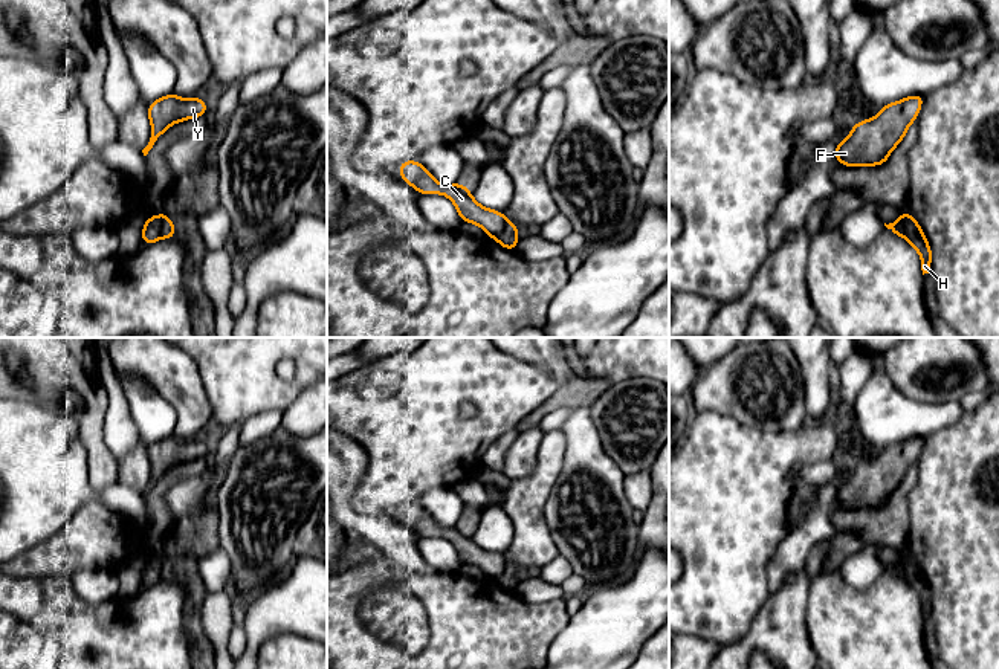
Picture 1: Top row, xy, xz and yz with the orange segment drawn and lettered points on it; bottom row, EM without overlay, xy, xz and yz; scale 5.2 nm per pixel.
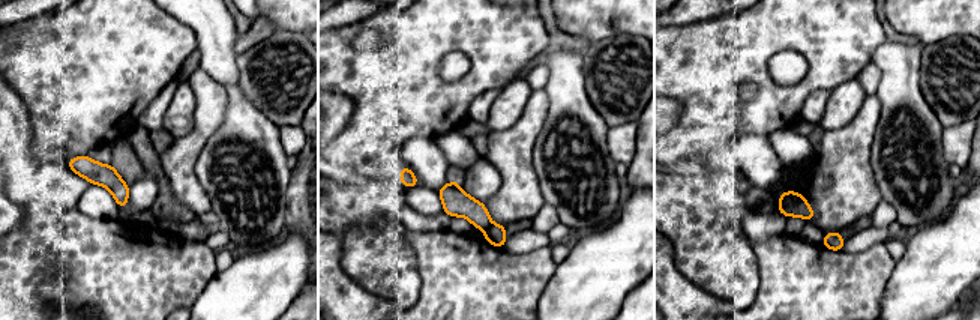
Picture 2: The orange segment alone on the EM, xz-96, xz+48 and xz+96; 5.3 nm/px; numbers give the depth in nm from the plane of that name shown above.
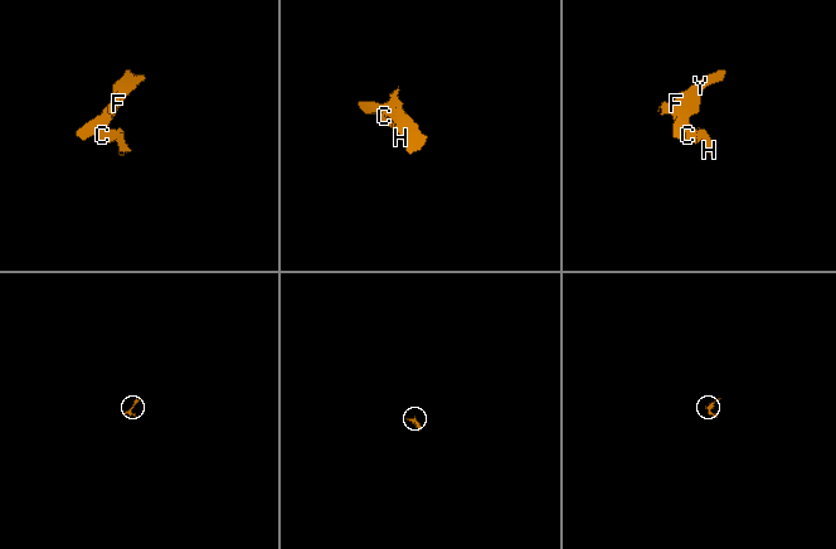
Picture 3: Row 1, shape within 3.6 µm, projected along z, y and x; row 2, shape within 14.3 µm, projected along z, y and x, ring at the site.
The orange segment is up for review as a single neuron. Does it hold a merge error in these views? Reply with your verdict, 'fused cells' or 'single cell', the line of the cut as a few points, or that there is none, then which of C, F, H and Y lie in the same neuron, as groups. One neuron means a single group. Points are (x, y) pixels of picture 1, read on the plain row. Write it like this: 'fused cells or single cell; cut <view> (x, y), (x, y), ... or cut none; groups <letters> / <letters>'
fused cells; cut xy (155, 559), (161, 579); groups C F Y / H

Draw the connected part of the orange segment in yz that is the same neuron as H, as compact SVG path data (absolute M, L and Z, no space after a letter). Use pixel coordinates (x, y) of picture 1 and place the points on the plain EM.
M900 554L897 565L901 567L904 580L918 593L923 617L929 616L932 608L932 593L918 564L910 556Z

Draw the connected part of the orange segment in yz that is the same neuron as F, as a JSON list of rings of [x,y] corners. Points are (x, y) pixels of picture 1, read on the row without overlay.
[[[926,437],[891,444],[869,461],[857,464],[851,477],[836,490],[836,504],[845,509],[883,507],[917,461]]]

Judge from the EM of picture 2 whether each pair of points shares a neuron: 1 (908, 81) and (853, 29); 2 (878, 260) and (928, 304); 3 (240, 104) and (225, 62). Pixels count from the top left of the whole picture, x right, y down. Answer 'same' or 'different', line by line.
1: different
2: different
3: different

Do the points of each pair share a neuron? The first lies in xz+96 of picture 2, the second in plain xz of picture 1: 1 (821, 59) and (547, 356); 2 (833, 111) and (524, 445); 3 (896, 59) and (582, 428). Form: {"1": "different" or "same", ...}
{"1": "different", "2": "same", "3": "same"}

